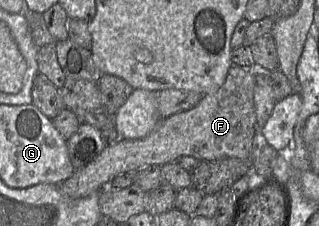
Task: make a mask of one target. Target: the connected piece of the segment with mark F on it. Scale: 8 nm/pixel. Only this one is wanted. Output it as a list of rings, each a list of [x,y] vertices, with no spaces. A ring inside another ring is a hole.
[[[231,64],[223,85],[204,95],[195,107],[162,119],[158,126],[142,139],[120,140],[106,146],[84,168],[75,171],[69,179],[57,185],[58,189],[69,198],[79,199],[101,191],[121,173],[137,172],[151,165],[162,166],[177,162],[183,156],[191,156],[199,161],[229,157],[248,159],[256,134],[254,87],[254,64],[250,67]]]

